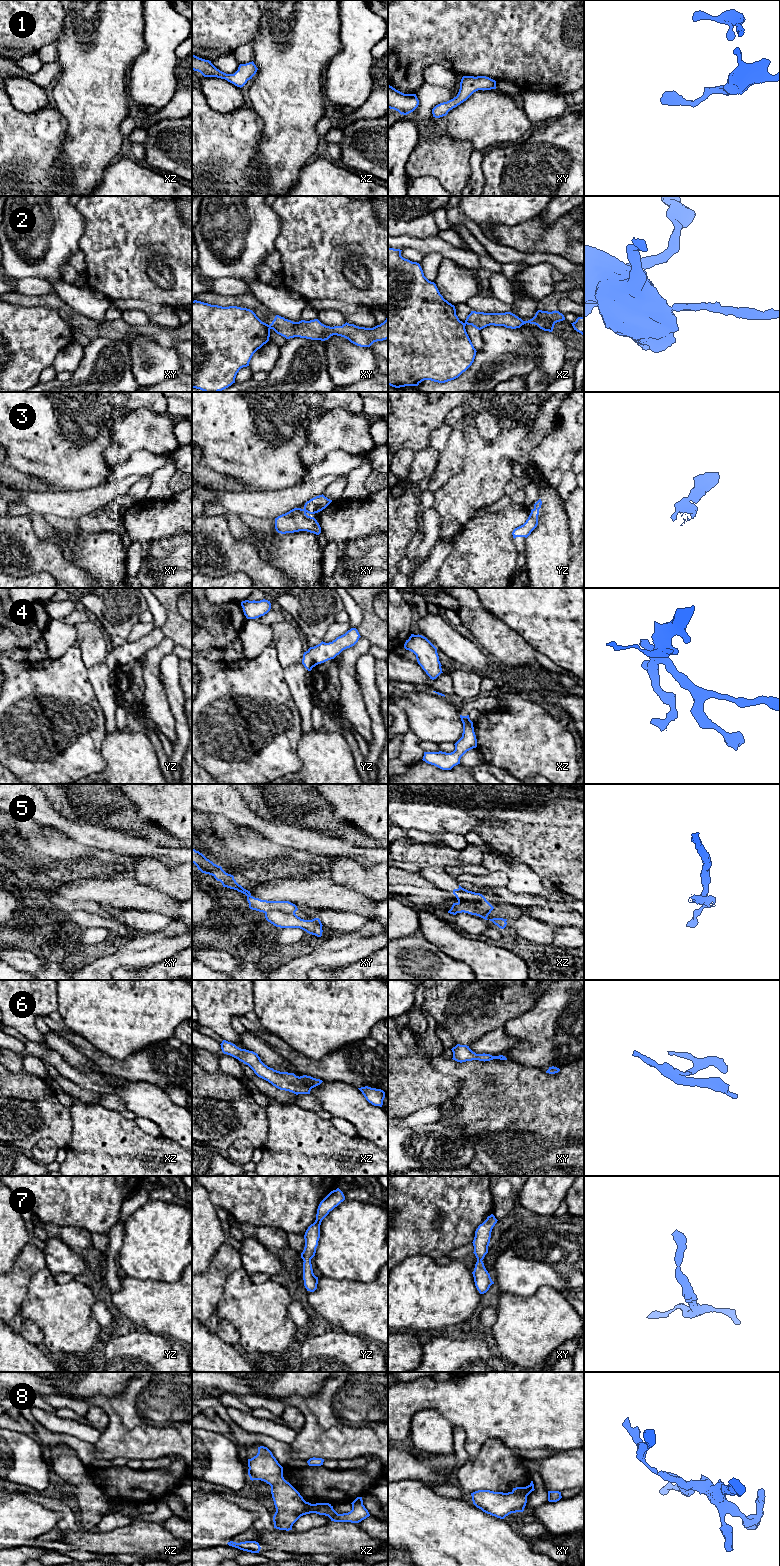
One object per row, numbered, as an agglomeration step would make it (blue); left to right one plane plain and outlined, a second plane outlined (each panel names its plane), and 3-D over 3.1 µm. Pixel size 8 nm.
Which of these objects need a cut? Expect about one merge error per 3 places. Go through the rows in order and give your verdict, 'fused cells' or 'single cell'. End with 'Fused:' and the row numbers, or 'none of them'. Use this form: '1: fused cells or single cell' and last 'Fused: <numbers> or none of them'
1: single cell
2: fused cells
3: single cell
4: single cell
5: fused cells
6: single cell
7: single cell
8: fused cells
Fused: 2, 5, 8

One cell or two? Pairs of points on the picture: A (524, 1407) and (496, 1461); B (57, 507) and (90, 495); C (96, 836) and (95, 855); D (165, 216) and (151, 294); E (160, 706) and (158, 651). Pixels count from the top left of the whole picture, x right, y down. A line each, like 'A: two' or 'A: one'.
A: two
B: one
C: two
D: one
E: one

